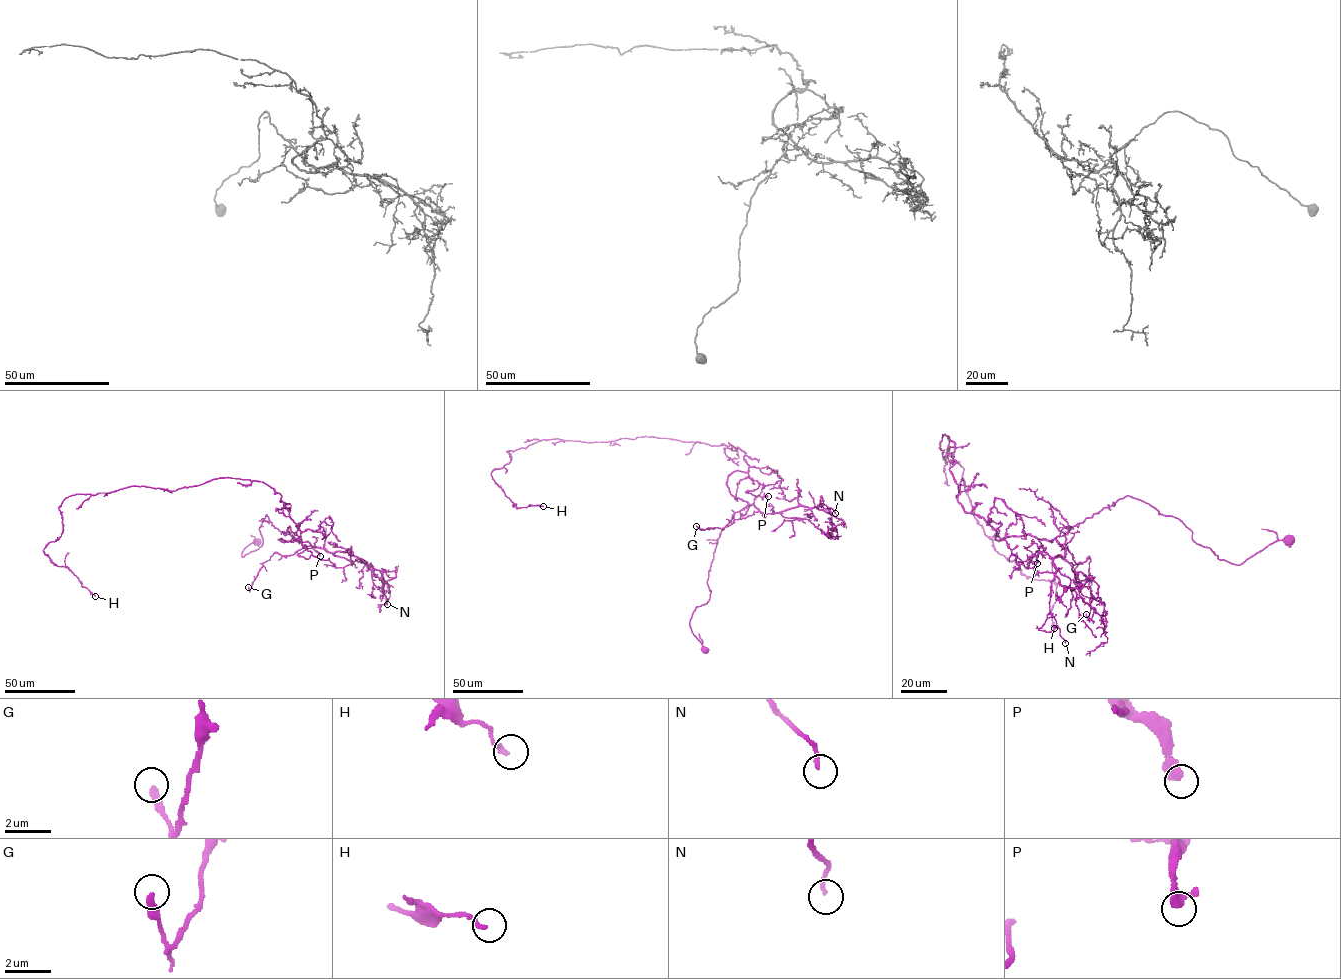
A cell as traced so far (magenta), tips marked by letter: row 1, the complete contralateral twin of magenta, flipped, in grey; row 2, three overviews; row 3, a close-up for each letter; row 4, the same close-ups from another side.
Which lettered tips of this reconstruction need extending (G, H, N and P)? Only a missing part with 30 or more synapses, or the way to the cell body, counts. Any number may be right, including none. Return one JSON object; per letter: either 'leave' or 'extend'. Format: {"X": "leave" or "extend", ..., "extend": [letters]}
{"G": "leave", "H": "leave", "N": "leave", "P": "leave", "extend": []}

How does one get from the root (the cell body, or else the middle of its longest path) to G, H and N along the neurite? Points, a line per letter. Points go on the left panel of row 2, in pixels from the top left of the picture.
G: (257, 542), (242, 556), (262, 545), (266, 515), (280, 531), (310, 545), (286, 556), (274, 552), (248, 587)
H: (257, 542), (242, 556), (266, 515), (301, 542), (262, 482), (73, 494), (43, 551), (95, 596)
N: (257, 542), (242, 556), (262, 545), (259, 528), (266, 515), (298, 542), (350, 553), (367, 563), (387, 604)

